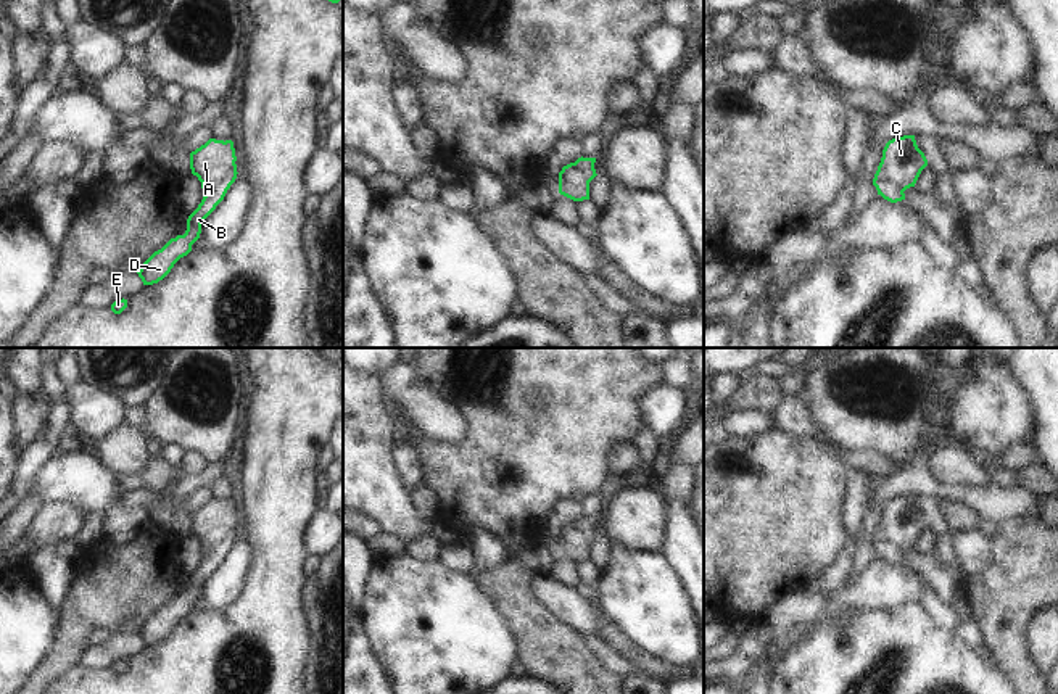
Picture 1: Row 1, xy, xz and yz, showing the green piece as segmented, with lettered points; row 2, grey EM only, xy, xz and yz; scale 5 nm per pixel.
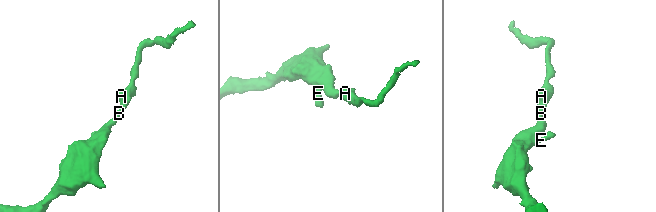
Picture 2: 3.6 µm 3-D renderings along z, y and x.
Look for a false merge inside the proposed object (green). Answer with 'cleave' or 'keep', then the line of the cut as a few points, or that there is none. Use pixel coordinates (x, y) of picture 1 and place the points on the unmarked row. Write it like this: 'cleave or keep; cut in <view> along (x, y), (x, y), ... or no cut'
keep; no cut

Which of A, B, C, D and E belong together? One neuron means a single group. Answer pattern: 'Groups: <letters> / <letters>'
Groups: A B C D E

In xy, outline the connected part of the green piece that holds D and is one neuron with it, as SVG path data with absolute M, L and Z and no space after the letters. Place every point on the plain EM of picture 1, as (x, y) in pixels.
M209 499L190 514L190 530L201 543L205 557L188 576L185 594L171 599L143 623L137 633L143 646L153 646L163 641L174 625L192 612L192 605L200 599L201 585L224 560L227 551L237 539L235 522L237 517L232 501Z

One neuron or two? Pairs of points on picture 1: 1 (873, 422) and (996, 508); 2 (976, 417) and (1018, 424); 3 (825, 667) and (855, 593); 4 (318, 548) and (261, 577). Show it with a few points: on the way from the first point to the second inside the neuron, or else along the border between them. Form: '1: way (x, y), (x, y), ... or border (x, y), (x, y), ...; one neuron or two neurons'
1: border (926, 445), (900, 470); two neurons
2: way (986, 417), (1008, 417); one neuron
3: border (884, 607), (830, 612), (814, 630); two neurons
4: border (313, 516), (305, 530), (306, 554); two neurons

